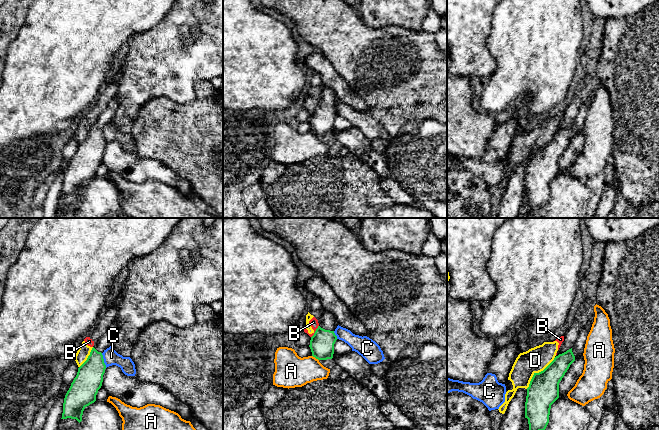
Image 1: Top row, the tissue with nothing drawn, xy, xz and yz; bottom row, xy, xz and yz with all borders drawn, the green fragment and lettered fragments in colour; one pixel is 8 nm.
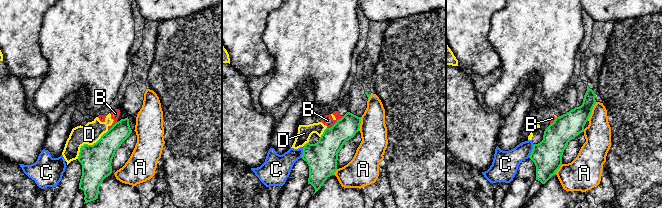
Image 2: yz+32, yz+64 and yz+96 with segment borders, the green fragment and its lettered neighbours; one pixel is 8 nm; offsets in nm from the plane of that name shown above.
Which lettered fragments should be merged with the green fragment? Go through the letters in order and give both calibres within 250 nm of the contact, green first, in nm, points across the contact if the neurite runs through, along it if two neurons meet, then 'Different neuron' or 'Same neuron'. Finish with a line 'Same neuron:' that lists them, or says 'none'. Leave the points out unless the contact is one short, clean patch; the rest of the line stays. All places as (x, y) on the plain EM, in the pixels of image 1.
A: Thickness 190 nm (green) against 260 nm. Different neuron
B: Thickness 190 nm (green) against 70 nm. Boundary: xz (318, 101), (311, 113). Different neuron
C: Thickness 220 nm (green) against 120 nm. Different neuron
D: Thickness 240 nm (green) against 200 nm. Different neuron
Same neuron: none

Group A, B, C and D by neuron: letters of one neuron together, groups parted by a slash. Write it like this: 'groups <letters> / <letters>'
groups A / B D / C

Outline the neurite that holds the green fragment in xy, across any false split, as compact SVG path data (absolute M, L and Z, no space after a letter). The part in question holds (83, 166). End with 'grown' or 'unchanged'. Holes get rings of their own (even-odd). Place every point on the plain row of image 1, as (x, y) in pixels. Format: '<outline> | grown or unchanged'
M93 123L87 136L78 144L65 171L61 195L76 195L79 199L82 197L84 185L96 177L105 145L102 129Z | unchanged

